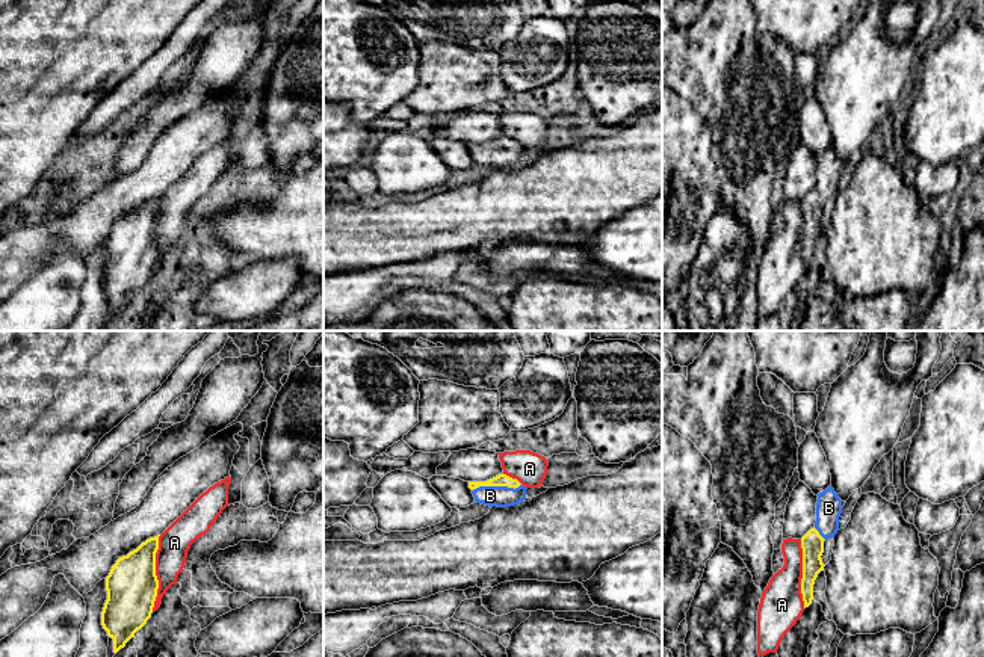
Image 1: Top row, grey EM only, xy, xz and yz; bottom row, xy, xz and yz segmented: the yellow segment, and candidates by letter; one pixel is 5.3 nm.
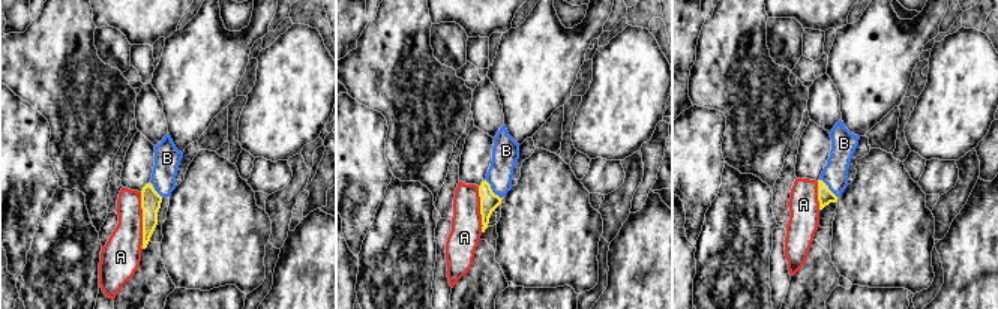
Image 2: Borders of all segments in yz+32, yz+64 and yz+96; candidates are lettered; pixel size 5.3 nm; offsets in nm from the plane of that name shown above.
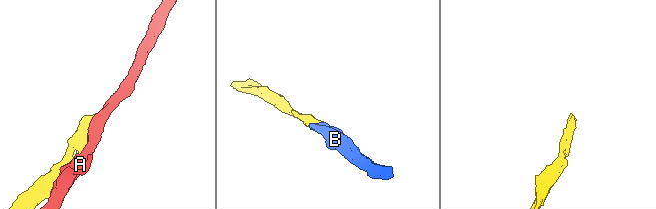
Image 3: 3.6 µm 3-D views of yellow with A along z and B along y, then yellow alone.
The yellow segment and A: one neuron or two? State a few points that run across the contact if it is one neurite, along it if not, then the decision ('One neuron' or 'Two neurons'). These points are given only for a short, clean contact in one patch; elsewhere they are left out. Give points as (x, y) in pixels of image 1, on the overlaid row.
Two neurons

